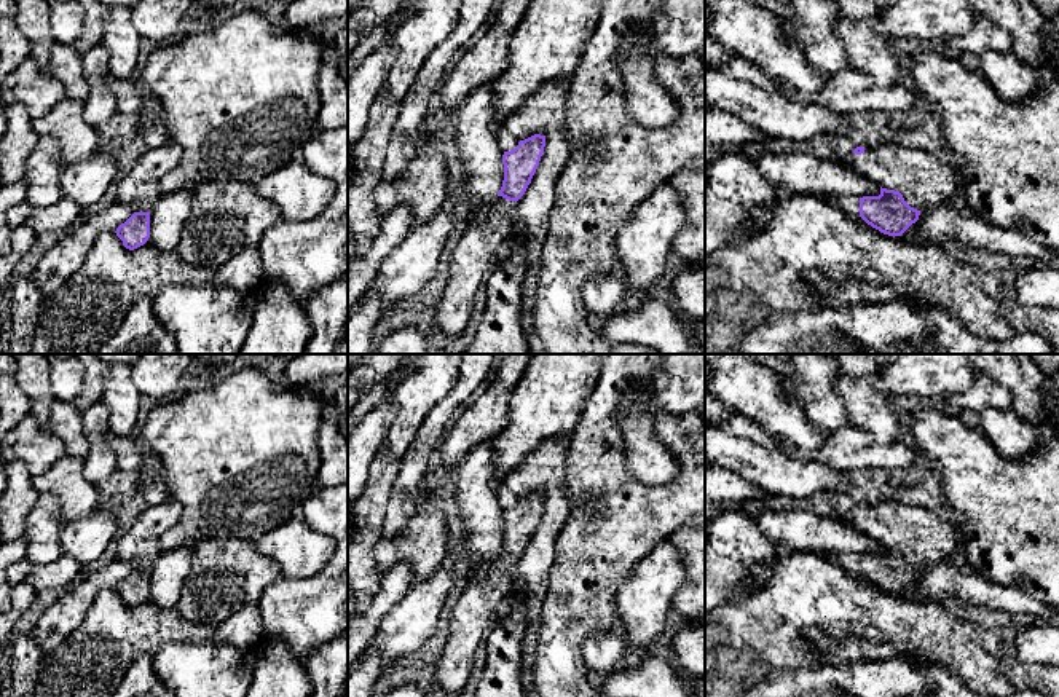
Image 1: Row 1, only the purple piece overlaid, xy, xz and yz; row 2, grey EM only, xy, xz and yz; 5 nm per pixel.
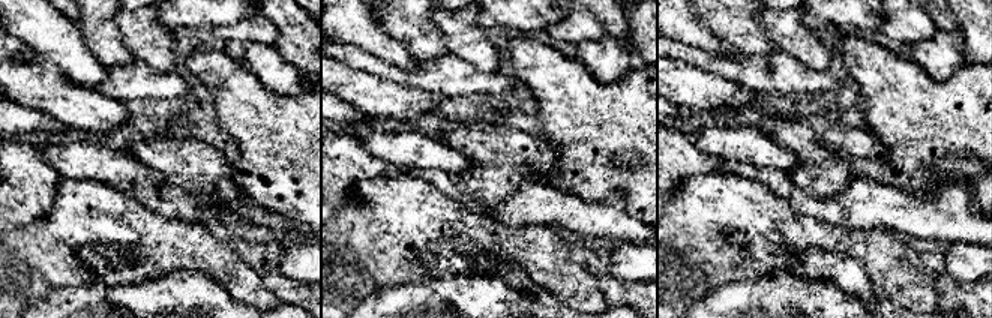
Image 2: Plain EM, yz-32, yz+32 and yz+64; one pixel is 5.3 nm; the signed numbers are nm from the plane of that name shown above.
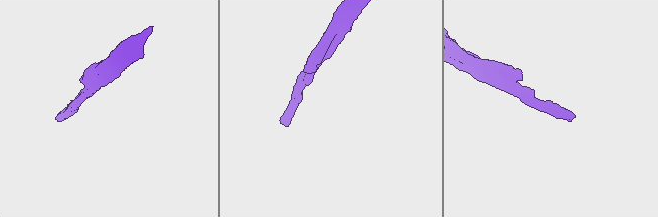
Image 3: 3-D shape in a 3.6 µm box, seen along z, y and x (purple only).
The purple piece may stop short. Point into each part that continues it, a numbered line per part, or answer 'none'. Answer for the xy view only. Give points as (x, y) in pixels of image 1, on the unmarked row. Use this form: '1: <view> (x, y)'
1: xy (139, 546)

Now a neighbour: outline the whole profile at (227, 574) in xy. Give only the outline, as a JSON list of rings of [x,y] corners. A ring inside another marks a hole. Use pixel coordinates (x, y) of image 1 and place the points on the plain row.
[[[206,539],[193,545],[190,573],[175,609],[190,622],[214,630],[279,579],[279,565],[263,555],[255,541]]]

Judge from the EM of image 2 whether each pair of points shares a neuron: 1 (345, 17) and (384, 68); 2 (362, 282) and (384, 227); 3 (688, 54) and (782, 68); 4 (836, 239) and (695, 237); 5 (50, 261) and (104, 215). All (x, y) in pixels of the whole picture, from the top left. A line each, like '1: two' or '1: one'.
1: two
2: two
3: one
4: one
5: one

